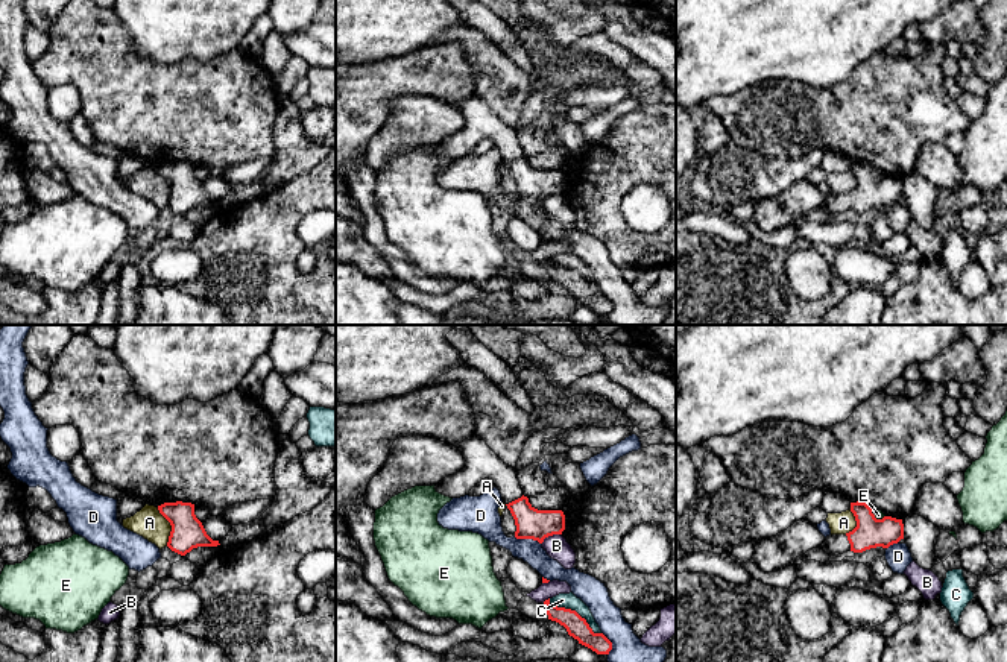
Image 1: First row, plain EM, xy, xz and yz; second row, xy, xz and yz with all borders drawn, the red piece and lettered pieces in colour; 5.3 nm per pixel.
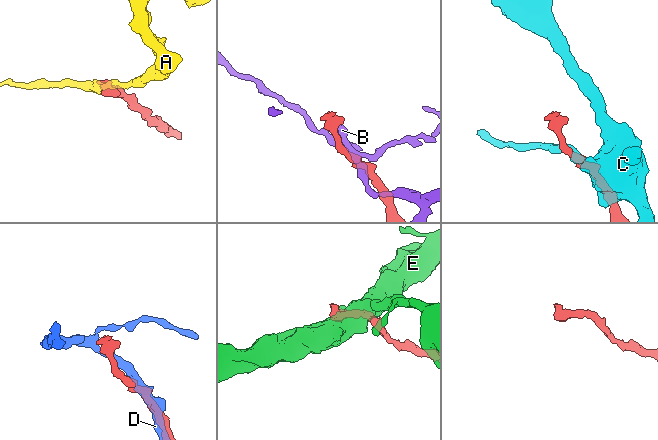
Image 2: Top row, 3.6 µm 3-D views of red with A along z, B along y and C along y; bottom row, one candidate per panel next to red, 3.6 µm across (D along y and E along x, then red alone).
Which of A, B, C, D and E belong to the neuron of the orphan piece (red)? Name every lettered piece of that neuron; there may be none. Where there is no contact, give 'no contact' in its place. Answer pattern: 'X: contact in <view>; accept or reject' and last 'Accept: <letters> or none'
A: contact in xy; reject
B: contact in xz; reject
C: contact in xz; reject
D: contact in xz; reject
E: contact in yz; reject
Accept: none

